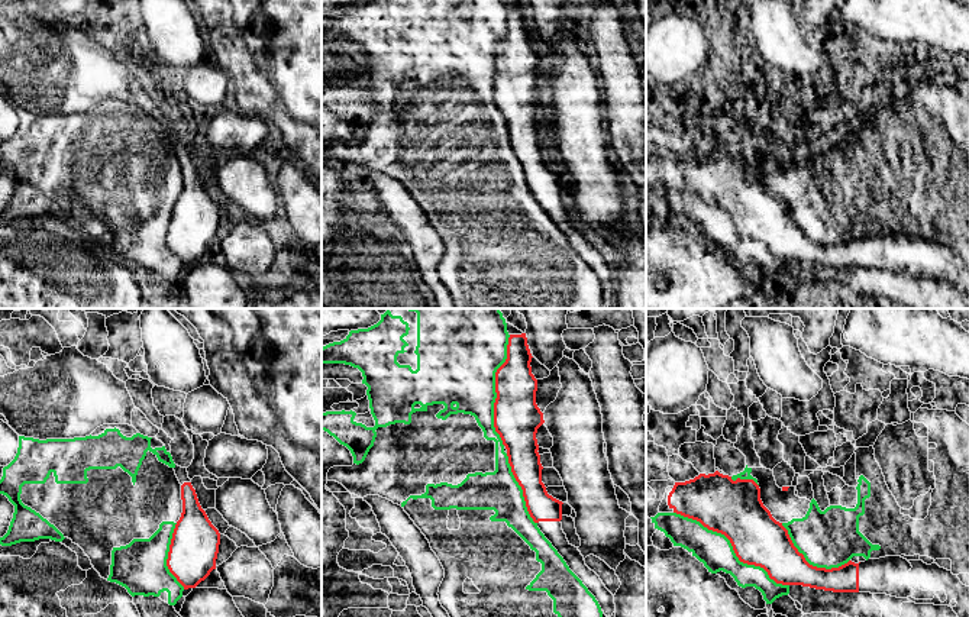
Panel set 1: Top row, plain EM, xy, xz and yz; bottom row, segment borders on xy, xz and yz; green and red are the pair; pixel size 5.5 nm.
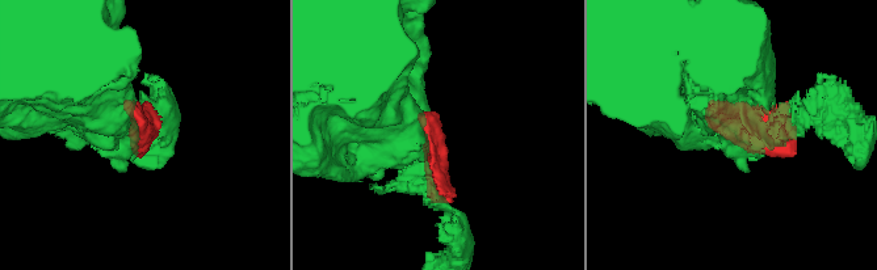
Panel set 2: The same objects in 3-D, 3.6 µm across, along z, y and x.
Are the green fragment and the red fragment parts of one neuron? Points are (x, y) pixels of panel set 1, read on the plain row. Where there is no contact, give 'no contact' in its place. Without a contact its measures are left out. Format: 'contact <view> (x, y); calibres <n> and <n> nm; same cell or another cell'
contact yz (732, 223); calibres 190 and 300 nm; another cell

